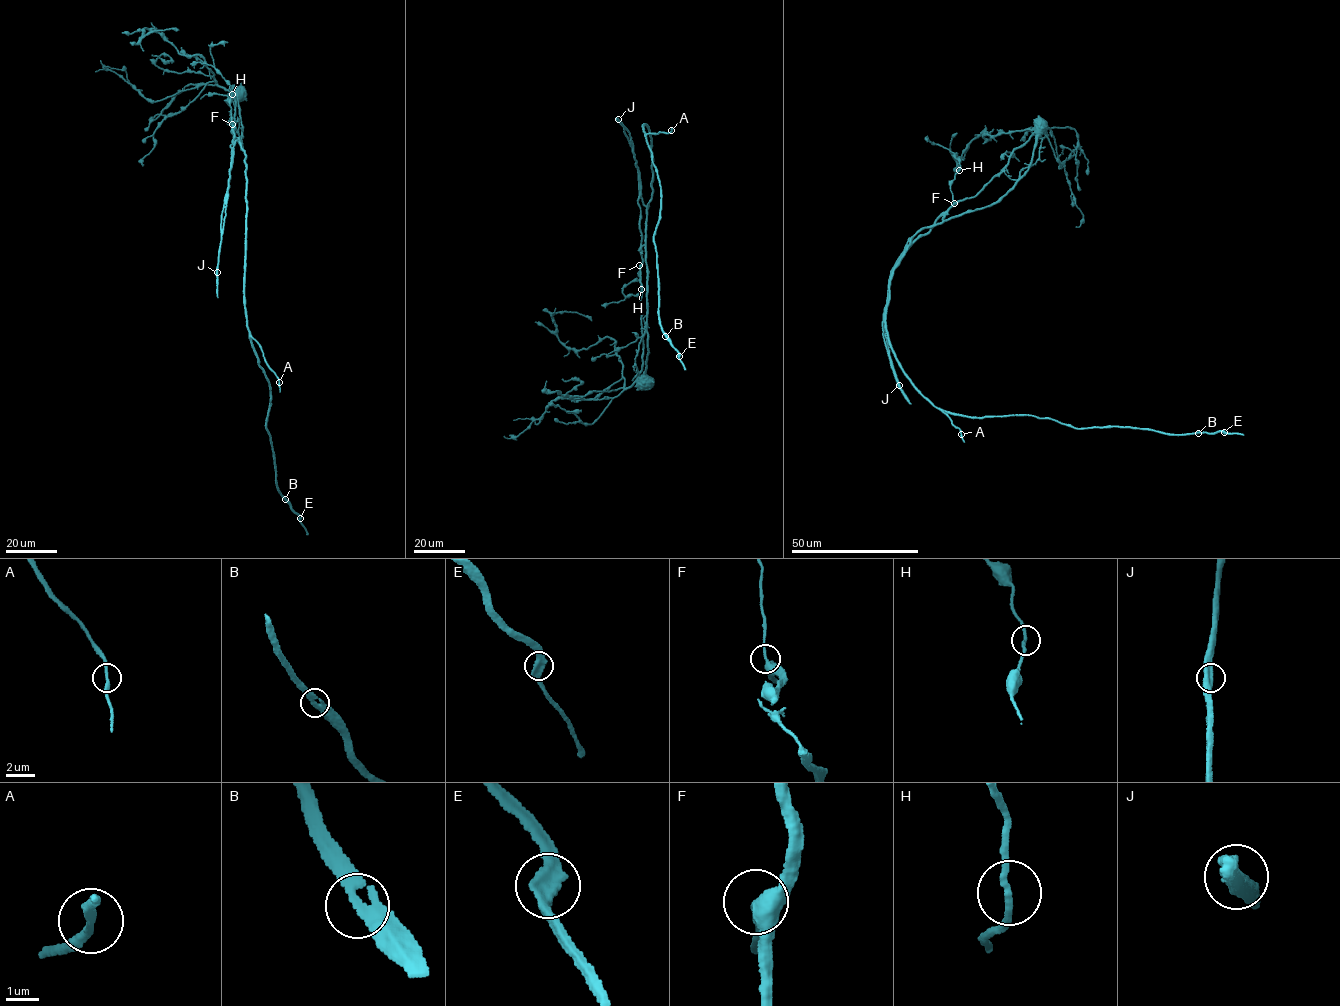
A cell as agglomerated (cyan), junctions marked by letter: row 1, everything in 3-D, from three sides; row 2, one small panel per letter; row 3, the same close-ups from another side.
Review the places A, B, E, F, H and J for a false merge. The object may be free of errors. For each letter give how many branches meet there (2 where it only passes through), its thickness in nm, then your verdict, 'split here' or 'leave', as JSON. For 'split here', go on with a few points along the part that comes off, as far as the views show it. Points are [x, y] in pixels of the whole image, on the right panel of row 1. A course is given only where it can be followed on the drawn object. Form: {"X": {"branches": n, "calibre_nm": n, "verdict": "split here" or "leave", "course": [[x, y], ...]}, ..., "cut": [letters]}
{"A": {"branches": 2, "calibre_nm": 280, "verdict": "leave"}, "B": {"branches": 2, "calibre_nm": 280, "verdict": "leave"}, "E": {"branches": 2, "calibre_nm": 500, "verdict": "leave"}, "F": {"branches": 2, "calibre_nm": 360, "verdict": "leave"}, "H": {"branches": 2, "calibre_nm": 190, "verdict": "leave"}, "J": {"branches": 2, "calibre_nm": 550, "verdict": "split here", "course": [[899, 385], [884, 331], [895, 262], [1042, 127], [986, 140], [983, 133], [959, 161], [950, 151], [956, 133]]}, "cut": ["J"]}

